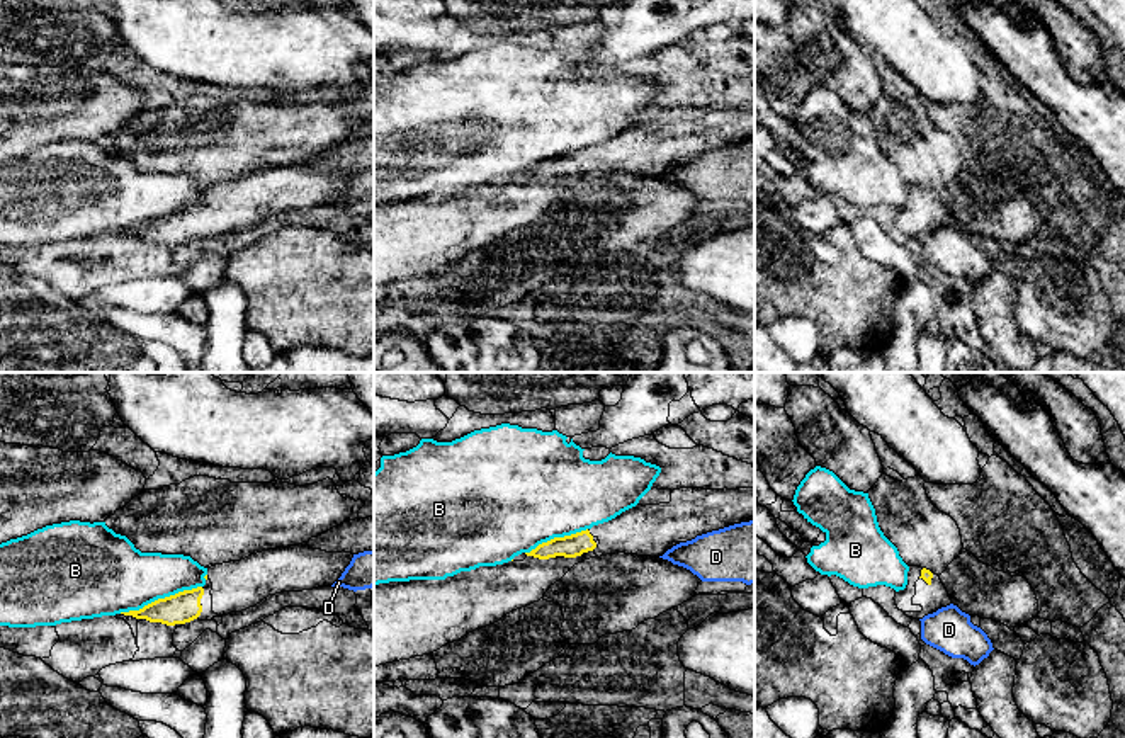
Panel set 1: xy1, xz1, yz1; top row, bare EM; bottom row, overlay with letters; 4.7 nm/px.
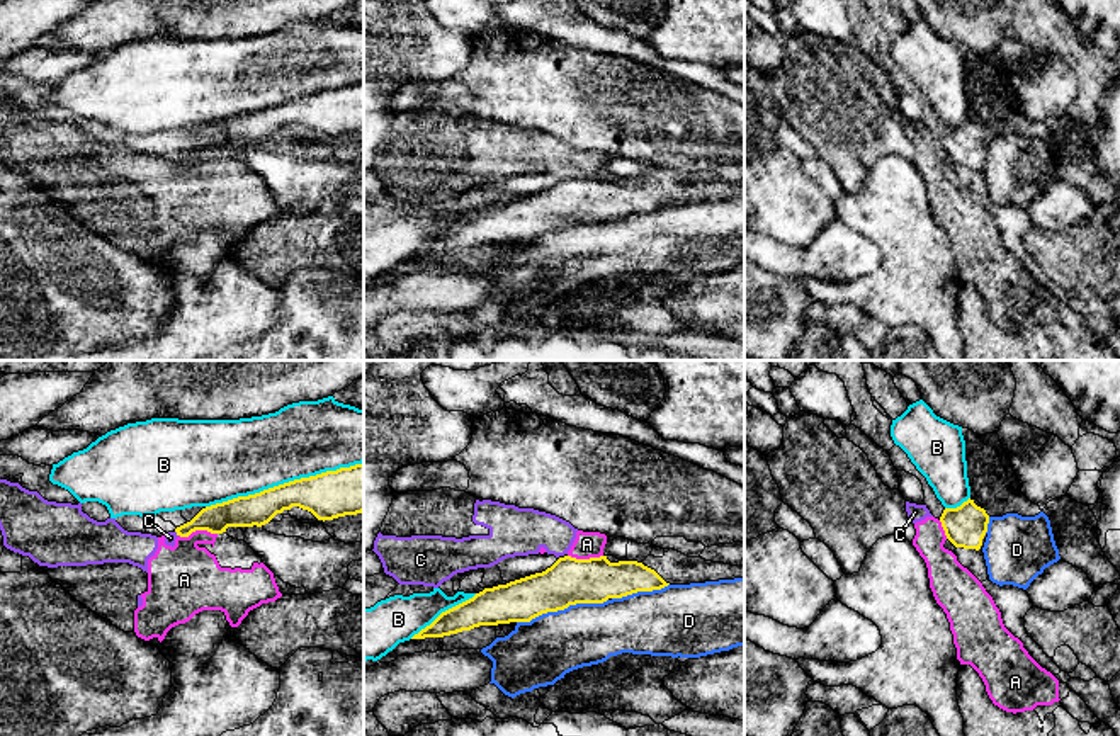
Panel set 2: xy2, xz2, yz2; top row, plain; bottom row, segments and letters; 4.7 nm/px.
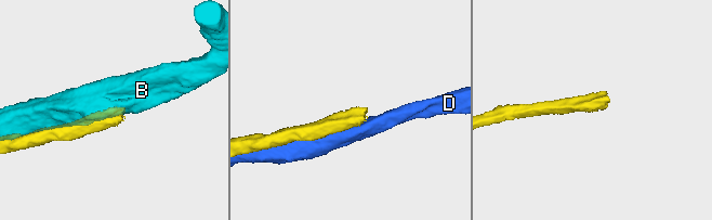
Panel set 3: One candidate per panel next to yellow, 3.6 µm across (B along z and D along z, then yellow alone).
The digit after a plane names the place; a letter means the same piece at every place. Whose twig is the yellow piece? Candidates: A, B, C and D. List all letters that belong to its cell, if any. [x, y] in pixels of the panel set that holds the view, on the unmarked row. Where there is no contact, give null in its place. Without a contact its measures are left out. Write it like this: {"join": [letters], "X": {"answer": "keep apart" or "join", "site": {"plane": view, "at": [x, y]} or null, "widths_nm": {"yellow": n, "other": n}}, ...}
{"join": [], "A": {"answer": "keep apart", "site": {"plane": "xy2", "at": [197, 148]}, "widths_nm": {"yellow": 140, "other": 340}}, "B": {"answer": "keep apart", "site": {"plane": "xy2", "at": [284, 102]}, "widths_nm": {"yellow": 220, "other": 360}}, "C": {"answer": "keep apart", "site": {"plane": "xy2", "at": [177, 153]}, "widths_nm": {"yellow": 140, "other": 50}}, "D": {"answer": "keep apart", "site": {"plane": "xz2", "at": [561, 228]}, "widths_nm": {"yellow": 220, "other": 320}}}

